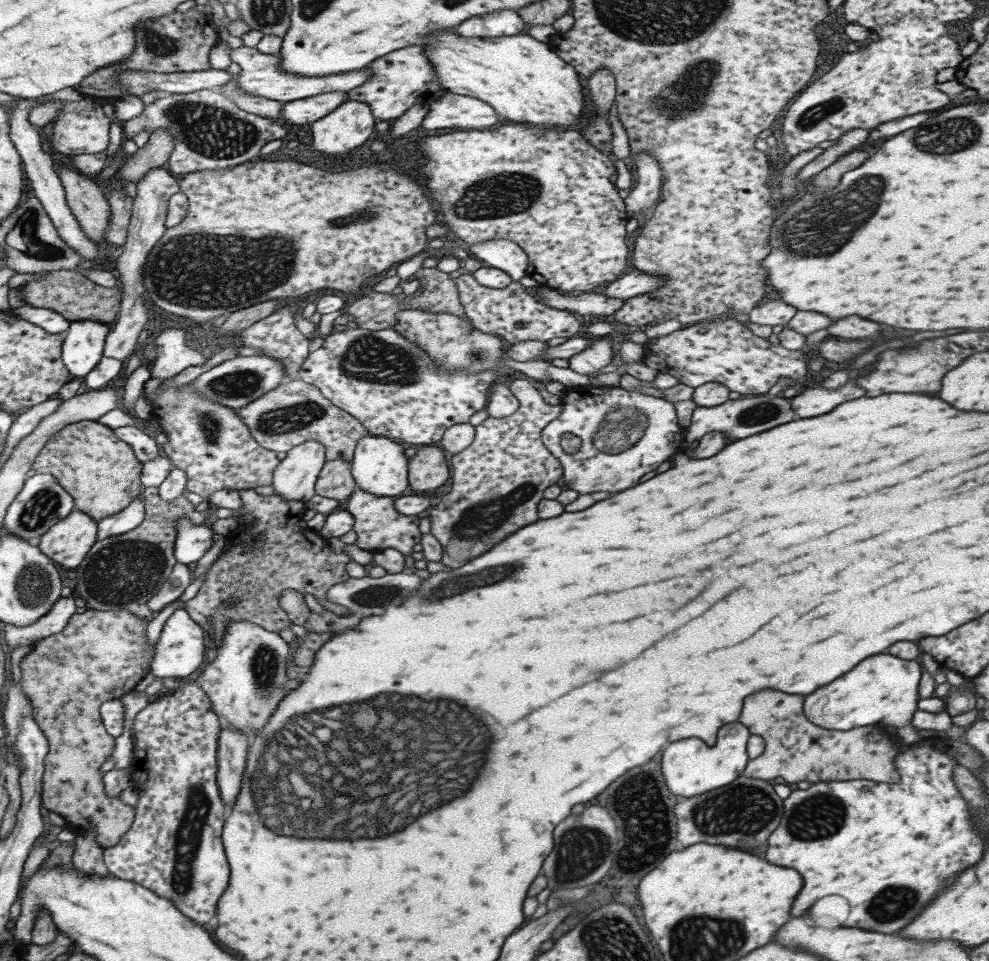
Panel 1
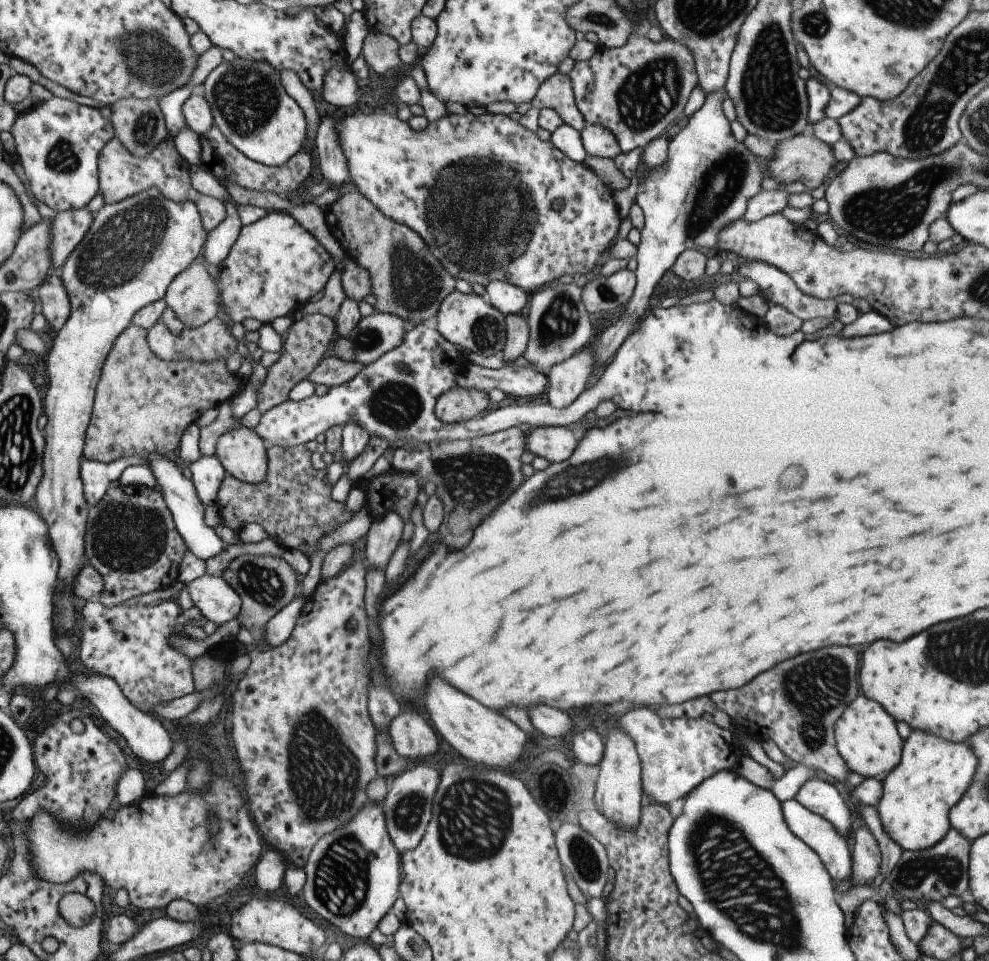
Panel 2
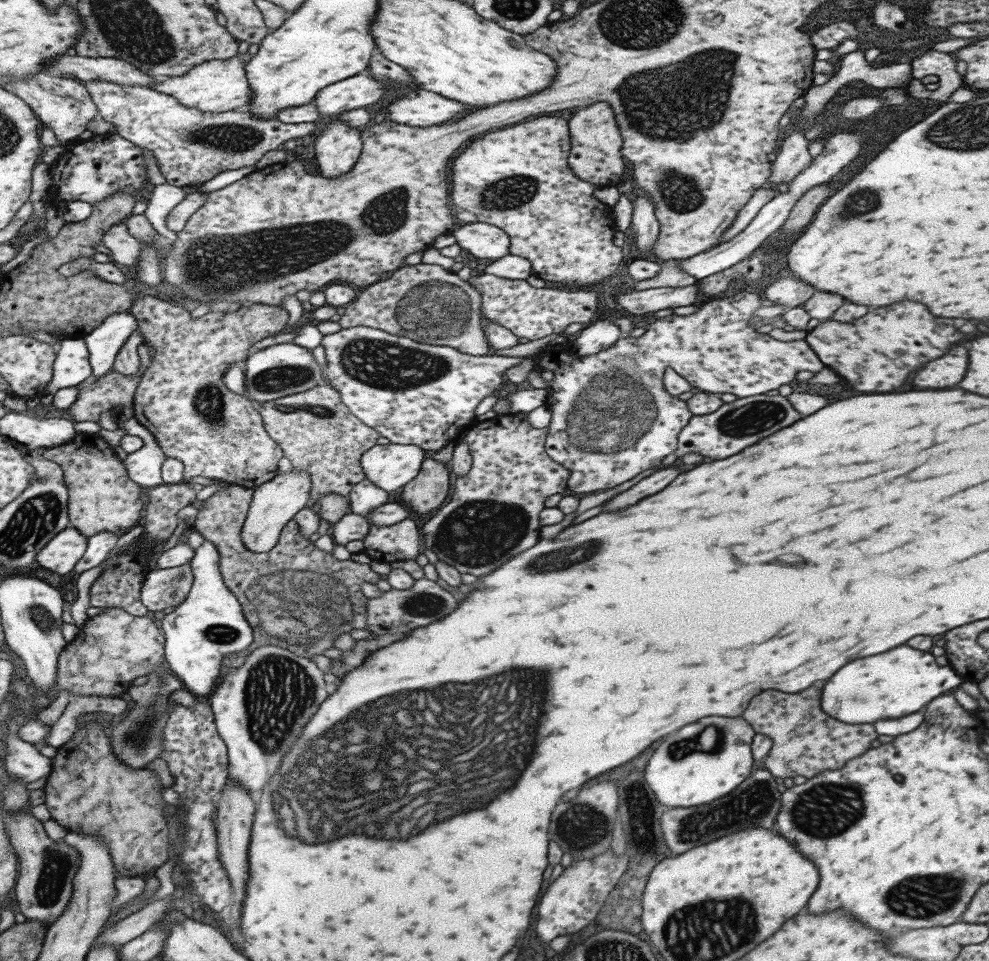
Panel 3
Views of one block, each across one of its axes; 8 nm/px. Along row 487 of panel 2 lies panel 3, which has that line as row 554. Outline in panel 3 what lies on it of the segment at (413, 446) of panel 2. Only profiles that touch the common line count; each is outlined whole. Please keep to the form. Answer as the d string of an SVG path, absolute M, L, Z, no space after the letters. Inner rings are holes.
M526 414L490 416L478 419L460 438L468 444L473 461L471 472L459 476L454 482L454 494L449 504L433 511L422 526L424 548L432 550L438 560L450 564L462 574L473 574L481 578L484 574L496 571L510 558L532 548L541 538L539 520L546 499L554 494L564 494L569 472L548 457L545 449L547 428L534 428Z

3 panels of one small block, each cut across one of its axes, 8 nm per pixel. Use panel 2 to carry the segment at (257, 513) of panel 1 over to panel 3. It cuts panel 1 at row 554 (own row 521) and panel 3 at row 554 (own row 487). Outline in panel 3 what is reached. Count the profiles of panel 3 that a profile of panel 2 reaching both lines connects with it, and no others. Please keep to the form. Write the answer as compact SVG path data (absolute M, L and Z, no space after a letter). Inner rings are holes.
M231 484L226 489L216 491L208 499L197 504L200 511L192 520L191 527L204 536L206 540L214 541L220 553L220 572L224 584L234 593L238 603L243 608L244 616L253 630L253 642L248 650L228 654L222 664L228 668L238 668L244 664L248 654L260 646L274 644L280 648L288 648L290 652L311 659L311 655L324 654L328 648L334 646L334 639L340 633L350 634L352 630L366 629L367 612L366 607L369 599L361 591L362 582L377 582L384 578L376 573L369 564L355 562L352 559L339 560L326 551L322 551L311 543L309 538L300 534L298 522L292 519L283 528L281 538L272 552L256 554L250 552L242 542L242 527L248 509L251 505L253 489Z

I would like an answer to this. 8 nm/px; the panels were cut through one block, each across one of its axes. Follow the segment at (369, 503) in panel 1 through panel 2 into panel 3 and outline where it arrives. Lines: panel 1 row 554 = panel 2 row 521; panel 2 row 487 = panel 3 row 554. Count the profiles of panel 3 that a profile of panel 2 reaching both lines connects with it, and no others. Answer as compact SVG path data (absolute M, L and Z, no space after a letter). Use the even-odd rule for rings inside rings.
M404 520L392 526L369 524L369 527L363 540L363 553L371 560L415 560L420 554L420 532L414 520Z

